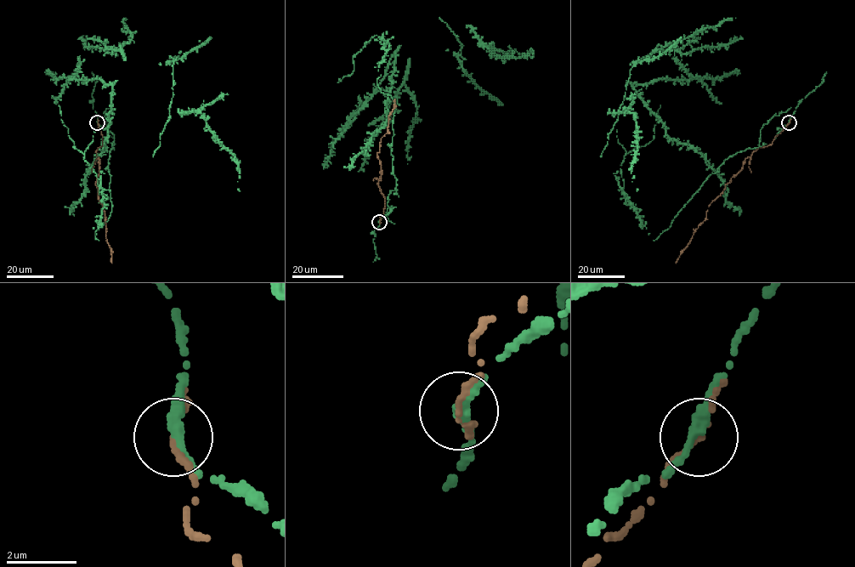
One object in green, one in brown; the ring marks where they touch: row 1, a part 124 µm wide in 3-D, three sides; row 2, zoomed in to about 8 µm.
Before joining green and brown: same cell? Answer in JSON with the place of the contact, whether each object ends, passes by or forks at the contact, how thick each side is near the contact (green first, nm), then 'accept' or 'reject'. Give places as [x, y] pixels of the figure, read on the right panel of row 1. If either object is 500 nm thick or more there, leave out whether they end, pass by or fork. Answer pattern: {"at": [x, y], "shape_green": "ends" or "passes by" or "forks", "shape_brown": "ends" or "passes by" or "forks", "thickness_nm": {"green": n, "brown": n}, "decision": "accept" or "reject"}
{"at": [789, 122], "shape_green": "passes by", "shape_brown": "passes by", "thickness_nm": {"green": 320, "brown": 140}, "decision": "reject"}

